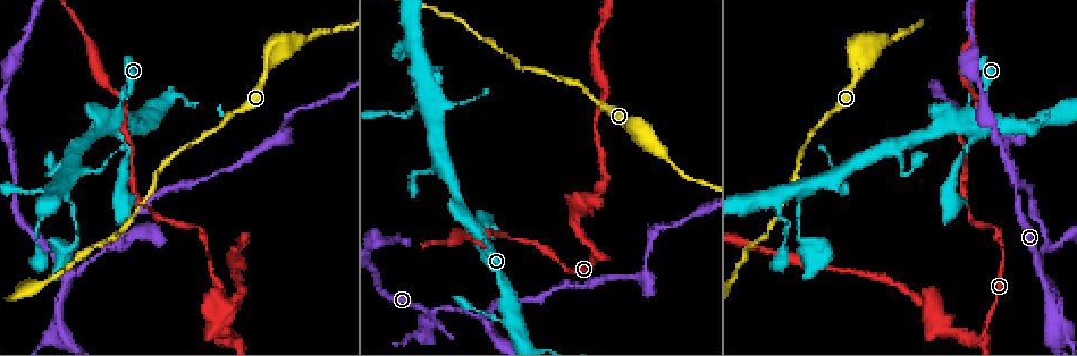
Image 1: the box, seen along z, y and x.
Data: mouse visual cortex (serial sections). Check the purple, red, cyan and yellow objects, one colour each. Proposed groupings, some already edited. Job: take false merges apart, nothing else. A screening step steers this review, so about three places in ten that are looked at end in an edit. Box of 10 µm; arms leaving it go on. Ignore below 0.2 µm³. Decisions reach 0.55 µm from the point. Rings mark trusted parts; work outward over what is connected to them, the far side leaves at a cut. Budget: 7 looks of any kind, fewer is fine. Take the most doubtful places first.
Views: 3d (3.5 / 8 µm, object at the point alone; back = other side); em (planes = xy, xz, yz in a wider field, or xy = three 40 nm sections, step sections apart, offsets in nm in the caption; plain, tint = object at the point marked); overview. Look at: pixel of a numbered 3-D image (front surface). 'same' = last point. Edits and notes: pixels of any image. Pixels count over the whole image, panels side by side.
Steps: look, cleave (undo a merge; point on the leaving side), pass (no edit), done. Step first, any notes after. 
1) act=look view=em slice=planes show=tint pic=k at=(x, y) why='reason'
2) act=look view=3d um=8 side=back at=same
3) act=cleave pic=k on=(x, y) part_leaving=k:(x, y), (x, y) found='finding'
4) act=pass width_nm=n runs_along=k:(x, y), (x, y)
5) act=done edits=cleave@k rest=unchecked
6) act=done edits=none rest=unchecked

act=look view=3d um=3.5 side=back pic=1 at=(231, 335) why='a narrow waist'

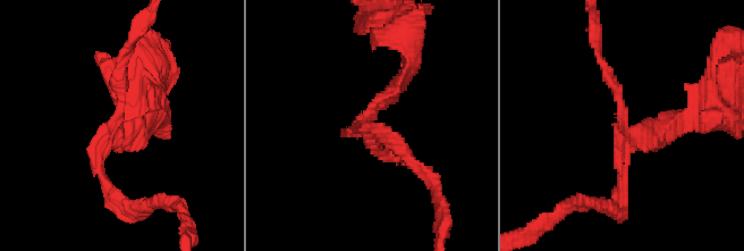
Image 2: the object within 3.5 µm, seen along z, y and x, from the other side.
act=look view=em slice=xy step=1 show=tint pic=2 at=(626, 121)

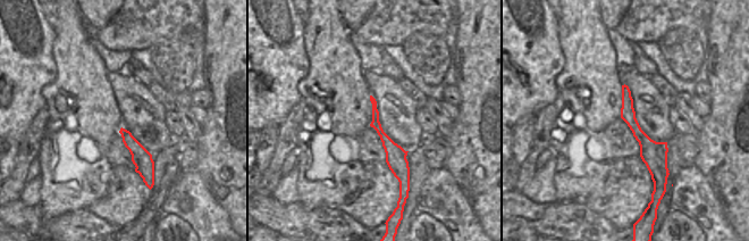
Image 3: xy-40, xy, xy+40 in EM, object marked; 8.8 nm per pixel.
act=cleave pic=2 on=(388, 92) part_leaving=2:(371, 120), (409, 68), (403, 31) found='two cells meet here'

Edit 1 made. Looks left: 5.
act=look view=overview

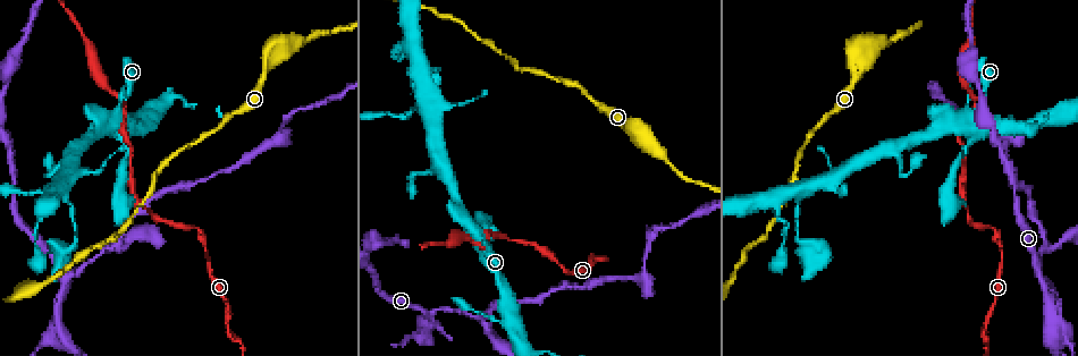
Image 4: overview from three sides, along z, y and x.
act=look view=3d um=3.5 pic=4 at=(123, 119) why='three-way junction'

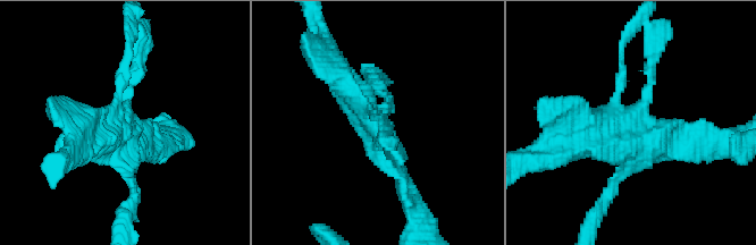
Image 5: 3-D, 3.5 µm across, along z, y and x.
act=look view=em slice=xy step=2 show=tint pic=5 at=(123, 126)

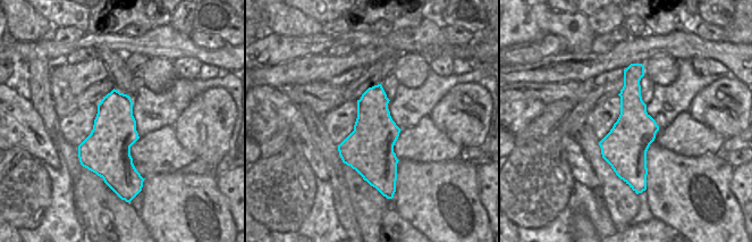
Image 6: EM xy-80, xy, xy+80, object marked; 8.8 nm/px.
act=pass runs_along=6:(638, 66), (632, 75), (631, 183) found='one cell here'

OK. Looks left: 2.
act=look view=3d um=3.5 pic=4 at=(424, 103) why='a fork'

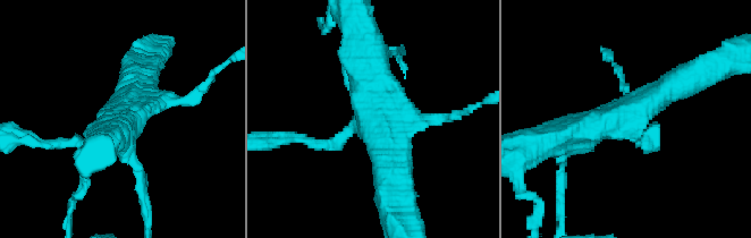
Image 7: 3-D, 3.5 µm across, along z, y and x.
act=look view=em slice=xy step=3 show=tint pic=7 at=(376, 119) why='need the tissue'

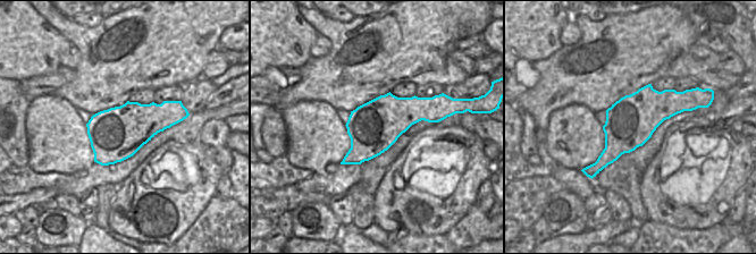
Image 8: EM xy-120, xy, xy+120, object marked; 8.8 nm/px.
act=pass runs_along=7:(685, 78), (635, 112), (557, 137) found='one cell here'

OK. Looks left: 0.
act=done edits=cleave@2 rest=unchecked

